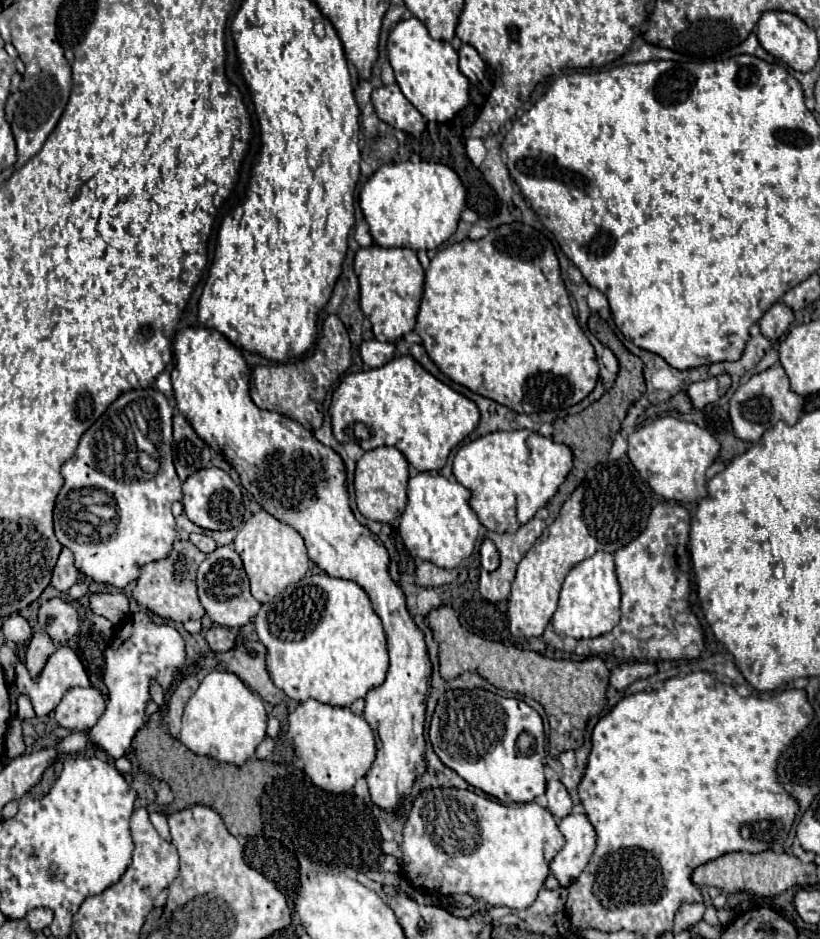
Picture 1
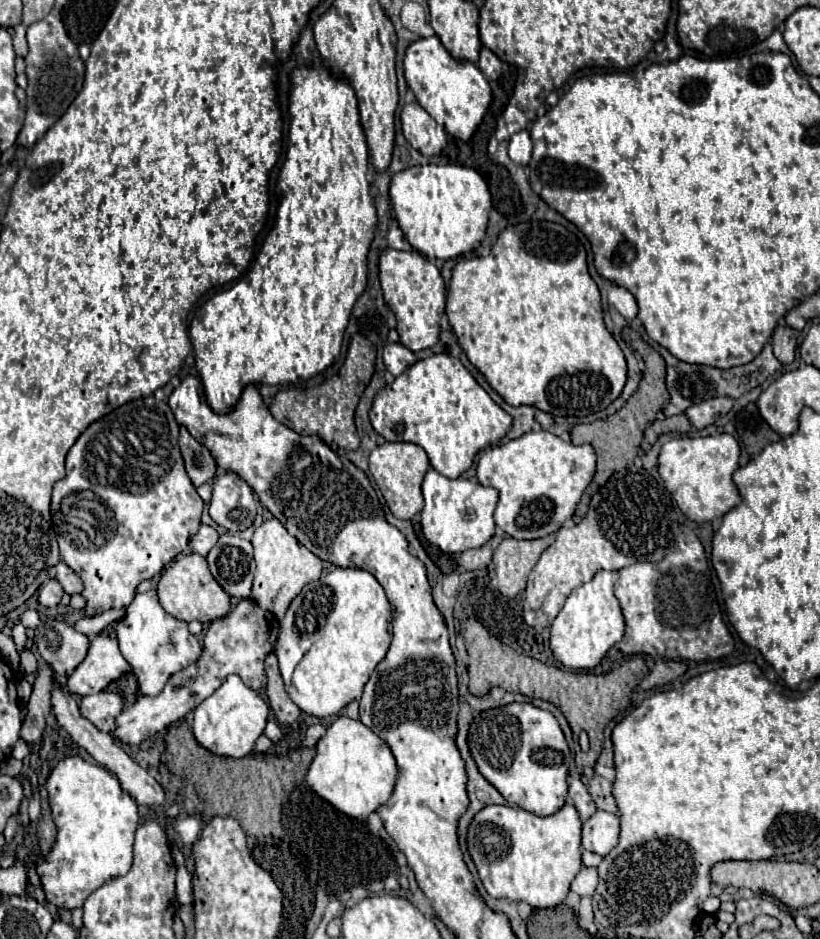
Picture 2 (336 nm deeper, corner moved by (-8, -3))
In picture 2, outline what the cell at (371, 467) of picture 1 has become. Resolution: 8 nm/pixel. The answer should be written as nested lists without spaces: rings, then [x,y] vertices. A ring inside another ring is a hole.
[[[384,442],[370,454],[370,472],[382,490],[382,496],[386,498],[392,514],[402,520],[410,520],[414,514],[418,514],[424,506],[422,498],[422,478],[428,470],[428,456],[418,444],[410,442]]]

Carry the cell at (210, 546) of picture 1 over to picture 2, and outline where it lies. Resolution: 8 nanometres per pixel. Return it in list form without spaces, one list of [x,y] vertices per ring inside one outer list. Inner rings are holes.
[[[202,524],[200,530],[198,530],[198,534],[192,538],[190,546],[192,546],[192,550],[194,550],[196,554],[206,556],[206,554],[210,552],[210,548],[212,548],[216,542],[218,542],[218,532],[216,532],[212,526]]]

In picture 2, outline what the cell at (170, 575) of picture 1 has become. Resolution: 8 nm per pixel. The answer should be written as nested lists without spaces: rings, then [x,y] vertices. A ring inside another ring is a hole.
[[[186,554],[178,560],[174,560],[160,576],[158,582],[158,598],[160,606],[174,618],[184,622],[212,622],[216,618],[222,618],[230,610],[230,596],[222,590],[222,586],[212,578],[206,558],[200,554]]]

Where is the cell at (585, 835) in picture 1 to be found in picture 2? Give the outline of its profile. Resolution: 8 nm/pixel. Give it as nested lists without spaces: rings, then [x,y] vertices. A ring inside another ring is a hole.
[[[598,810],[582,826],[582,848],[606,856],[616,846],[618,834],[620,834],[620,818],[612,812]]]

